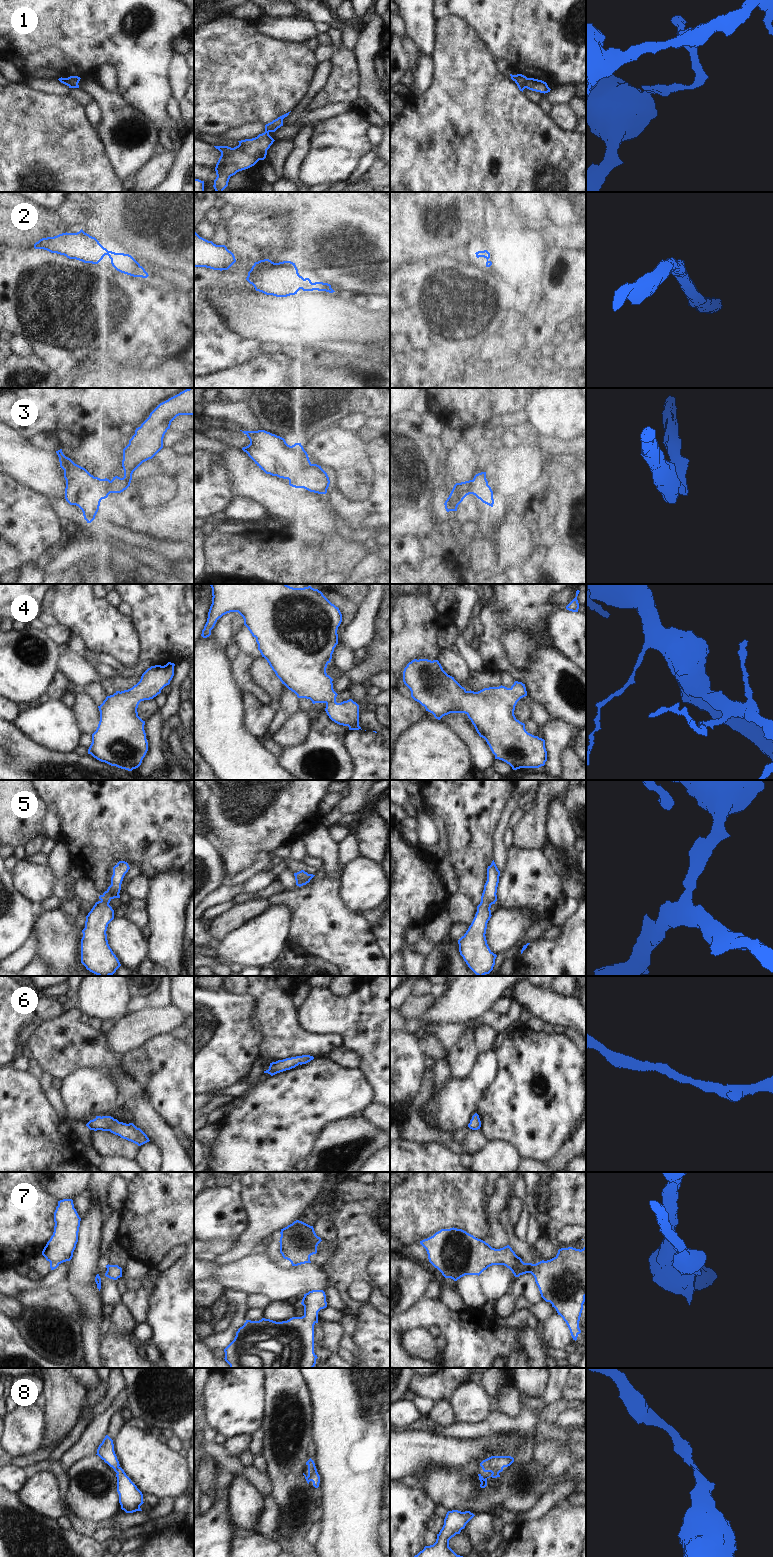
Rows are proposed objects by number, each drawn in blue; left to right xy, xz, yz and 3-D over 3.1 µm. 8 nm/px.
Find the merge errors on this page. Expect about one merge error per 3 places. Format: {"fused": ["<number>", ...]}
{"fused": ["1", "3"]}

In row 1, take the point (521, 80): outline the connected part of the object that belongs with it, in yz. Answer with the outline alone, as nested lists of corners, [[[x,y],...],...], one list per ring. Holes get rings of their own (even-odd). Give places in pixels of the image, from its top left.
[[[510,74],[511,79],[517,84],[520,91],[523,92],[523,90],[526,88],[527,85],[527,77],[522,74],[512,75]]]

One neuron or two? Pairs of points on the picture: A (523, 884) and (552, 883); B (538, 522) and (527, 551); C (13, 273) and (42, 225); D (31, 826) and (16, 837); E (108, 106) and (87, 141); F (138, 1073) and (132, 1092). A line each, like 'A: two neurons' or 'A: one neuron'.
A: one neuron
B: two neurons
C: two neurons
D: one neuron
E: two neurons
F: two neurons

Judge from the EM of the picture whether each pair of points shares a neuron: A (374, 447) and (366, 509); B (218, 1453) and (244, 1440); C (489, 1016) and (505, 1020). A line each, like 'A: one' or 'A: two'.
A: one
B: two
C: one

